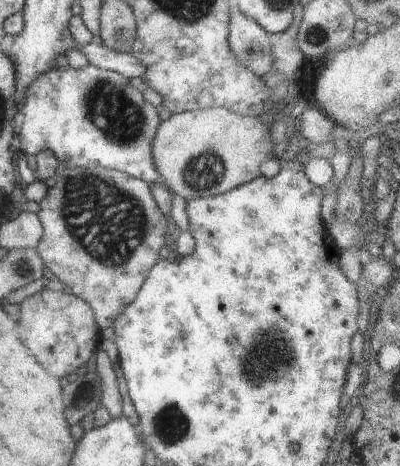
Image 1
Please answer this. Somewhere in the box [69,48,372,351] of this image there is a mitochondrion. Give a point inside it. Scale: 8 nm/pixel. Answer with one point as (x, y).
(112, 112)

